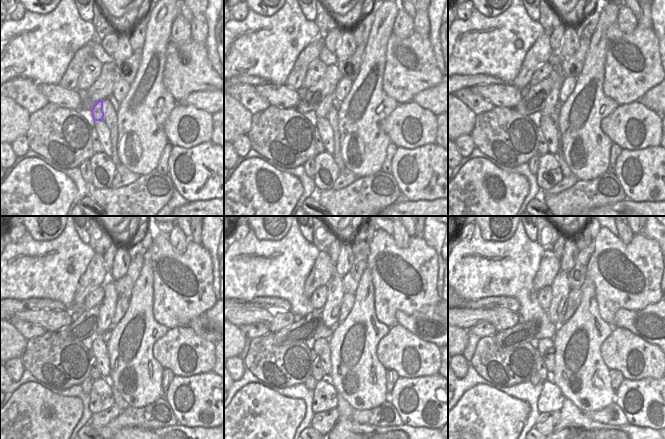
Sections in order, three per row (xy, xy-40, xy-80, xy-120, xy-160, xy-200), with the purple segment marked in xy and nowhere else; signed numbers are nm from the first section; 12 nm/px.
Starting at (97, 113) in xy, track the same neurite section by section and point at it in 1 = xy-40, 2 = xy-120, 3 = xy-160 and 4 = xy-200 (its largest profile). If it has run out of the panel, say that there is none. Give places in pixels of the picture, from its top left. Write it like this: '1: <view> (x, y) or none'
1: xy-40 (323, 109)
2: xy-120 (108, 305)
3: xy-160 (330, 313)
4: xy-200 (560, 287)

